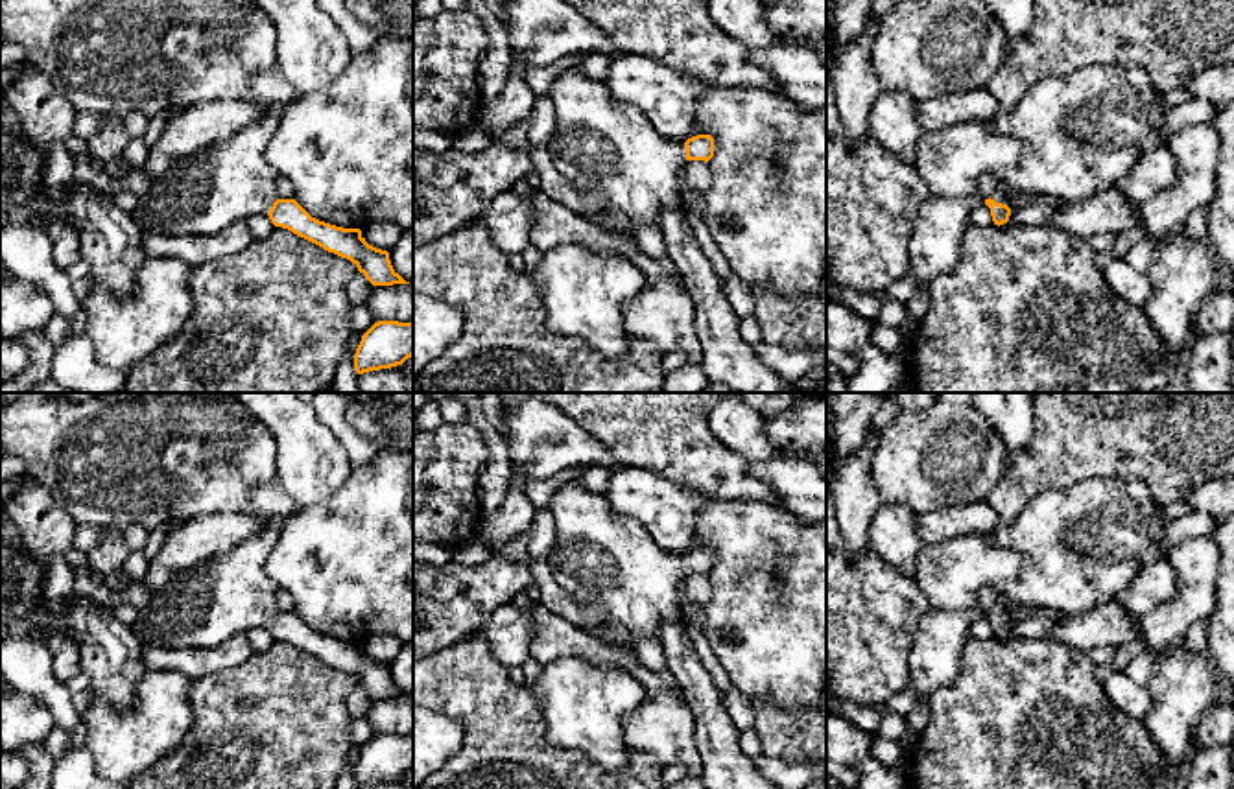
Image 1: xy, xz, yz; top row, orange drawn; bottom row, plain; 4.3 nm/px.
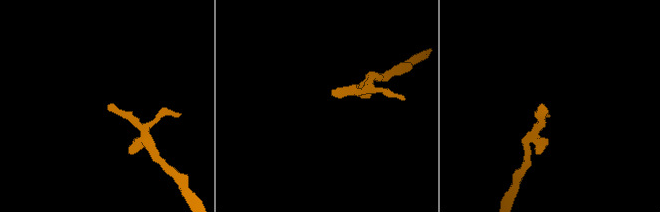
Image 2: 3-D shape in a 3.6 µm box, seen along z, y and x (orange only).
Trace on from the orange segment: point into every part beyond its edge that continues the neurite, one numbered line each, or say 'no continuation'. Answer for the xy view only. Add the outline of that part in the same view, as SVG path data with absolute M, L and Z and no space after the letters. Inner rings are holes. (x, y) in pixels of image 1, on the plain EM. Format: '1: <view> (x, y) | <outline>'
1: xy (229, 594) | M271 524L234 549L179 571L138 610L131 629L142 643L184 649L214 647L234 634L247 634L255 627L267 627L277 614L275 592L279 586L267 577L264 564L277 540L279 524Z

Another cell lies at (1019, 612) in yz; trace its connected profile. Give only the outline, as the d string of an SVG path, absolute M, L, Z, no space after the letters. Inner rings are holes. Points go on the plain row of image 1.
M1014 605L1014 606L1009 608L1009 618L1007 619L1011 623L1014 623L1014 621L1024 621L1024 619L1035 618L1035 616L1048 616L1048 618L1057 619L1057 621L1068 618L1068 614L1031 608L1031 606L1026 606L1026 605Z

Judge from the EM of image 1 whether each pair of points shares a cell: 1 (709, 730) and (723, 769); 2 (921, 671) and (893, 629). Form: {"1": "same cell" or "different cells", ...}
{"1": "same cell", "2": "different cells"}

